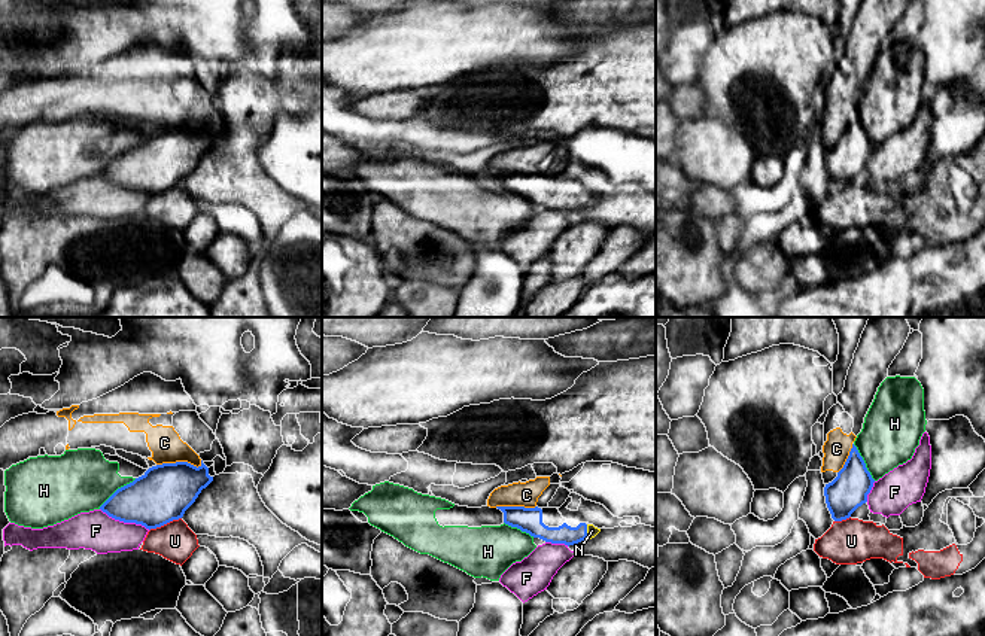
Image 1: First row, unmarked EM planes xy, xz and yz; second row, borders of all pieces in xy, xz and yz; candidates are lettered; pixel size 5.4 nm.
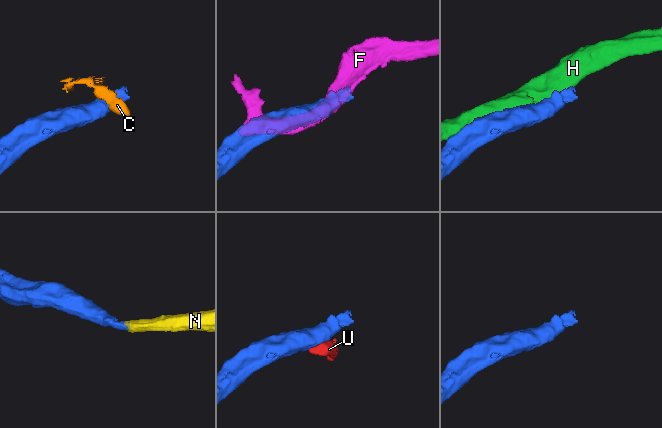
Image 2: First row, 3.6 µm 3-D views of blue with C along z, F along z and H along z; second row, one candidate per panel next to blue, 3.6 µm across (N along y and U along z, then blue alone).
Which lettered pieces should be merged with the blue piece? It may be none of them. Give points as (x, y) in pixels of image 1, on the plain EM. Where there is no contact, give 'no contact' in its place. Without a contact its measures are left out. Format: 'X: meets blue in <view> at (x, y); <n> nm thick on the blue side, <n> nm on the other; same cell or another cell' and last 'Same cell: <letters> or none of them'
C: meets blue in xy at (179, 128); 300 nm thick on the blue side, 170 nm on the other; another cell
F: meets blue in xy at (125, 188); 300 nm thick on the blue side, 220 nm on the other; another cell
H: meets blue in xy at (116, 157); 300 nm thick on the blue side, 340 nm on the other; another cell
N: meets blue in xz at (586, 198); 100 nm thick on the blue side, 60 nm on the other; same cell
U: meets blue in xy at (164, 189); 300 nm thick on the blue side, 220 nm on the other; another cell
Same cell: N

